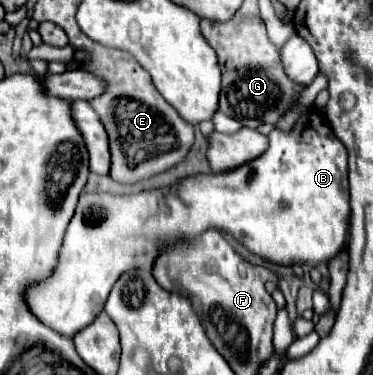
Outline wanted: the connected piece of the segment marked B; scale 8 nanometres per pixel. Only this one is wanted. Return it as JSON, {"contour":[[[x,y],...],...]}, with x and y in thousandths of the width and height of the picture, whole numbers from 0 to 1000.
{"contour":[[[836,277],[804,309],[810,315],[772,352],[735,341],[718,360],[718,400],[681,432],[665,432],[622,459],[504,475],[483,496],[456,507],[316,523],[316,571],[257,571],[257,560],[247,560],[252,544],[241,544],[236,528],[220,523],[177,613],[145,725],[129,741],[91,752],[86,768],[70,768],[64,779],[80,832],[102,843],[102,853],[113,853],[113,864],[123,864],[129,875],[193,901],[204,885],[247,864],[252,848],[279,827],[279,805],[327,725],[359,715],[402,720],[440,635],[509,635],[542,624],[552,608],[611,619],[676,677],[735,704],[783,709],[794,699],[826,699],[836,709],[853,709],[863,699],[885,699],[933,651],[938,523],[928,389],[901,368],[895,347],[874,331],[879,320],[863,309],[847,277]]]}

